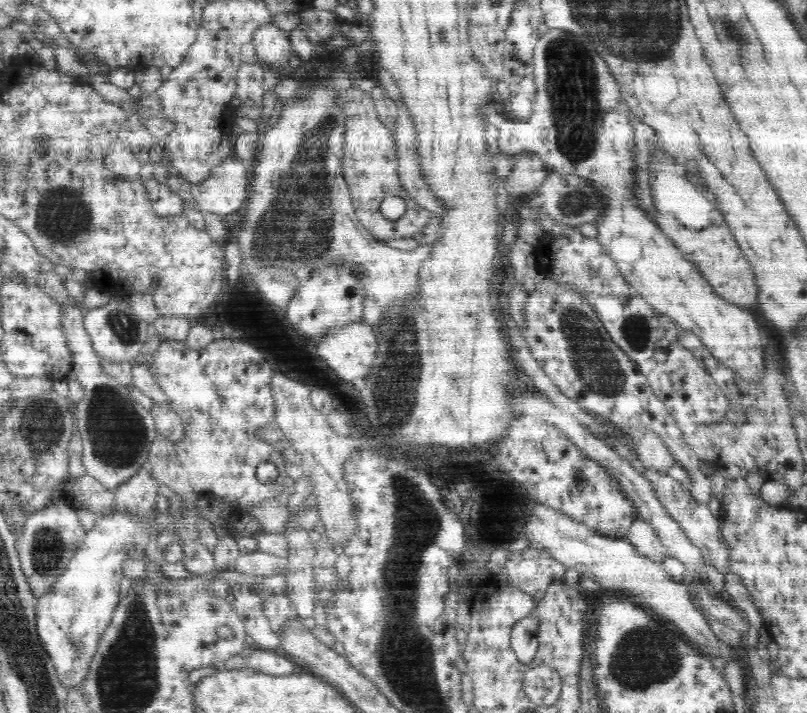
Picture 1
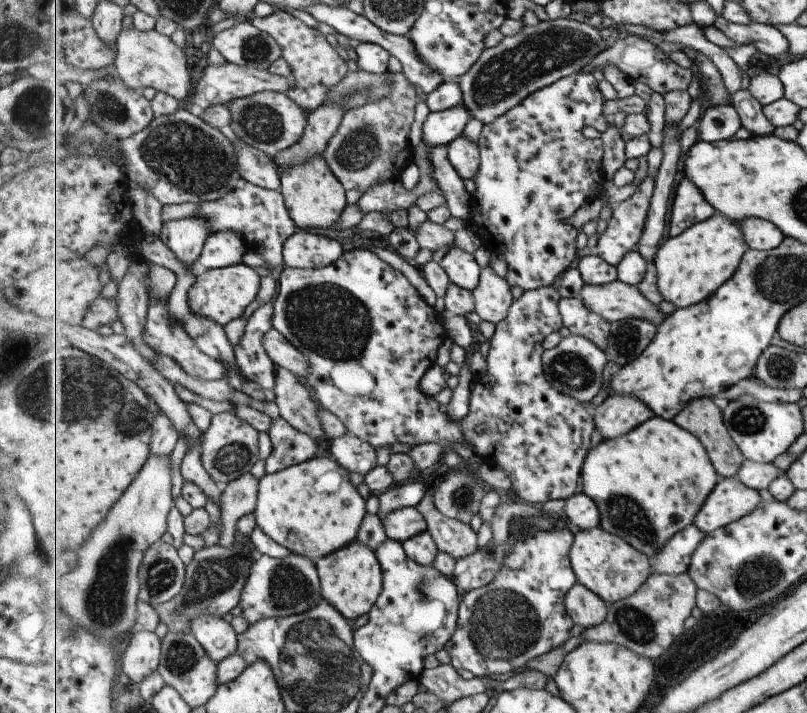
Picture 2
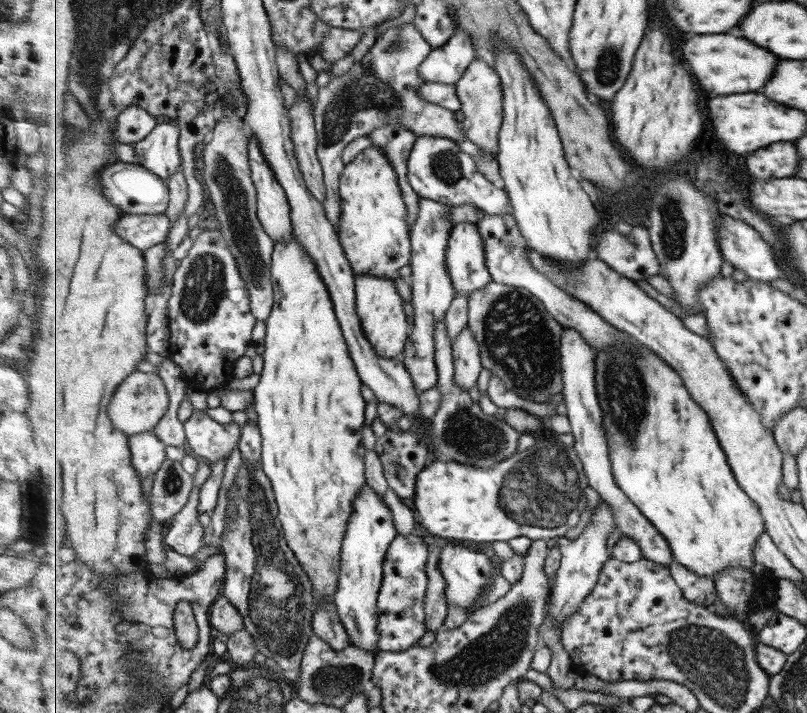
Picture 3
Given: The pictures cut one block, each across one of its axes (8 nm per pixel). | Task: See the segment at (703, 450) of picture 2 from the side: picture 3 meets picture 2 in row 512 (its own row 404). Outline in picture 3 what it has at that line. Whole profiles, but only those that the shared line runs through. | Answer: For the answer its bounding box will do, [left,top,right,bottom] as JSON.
[596,340,767,581]

